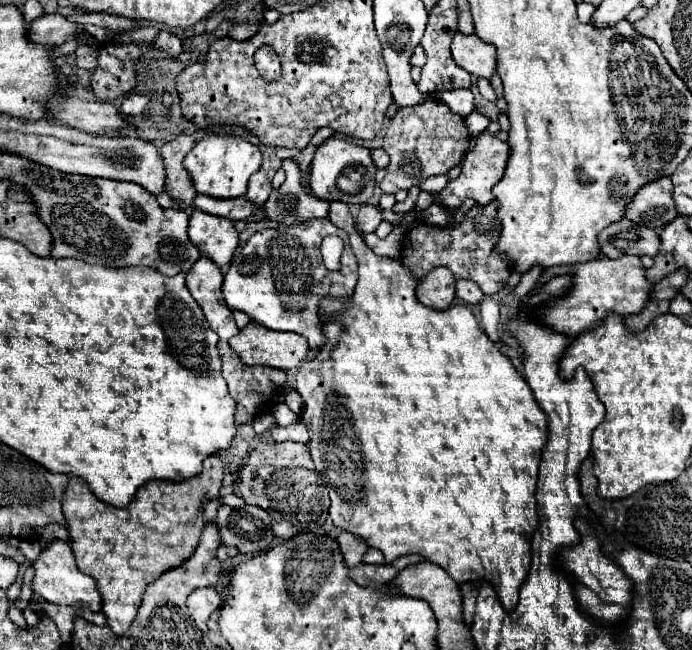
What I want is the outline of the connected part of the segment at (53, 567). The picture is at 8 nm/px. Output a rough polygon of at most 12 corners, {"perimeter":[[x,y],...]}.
{"perimeter":[[55,540],[37,558],[33,592],[53,604],[101,610],[95,580]]}

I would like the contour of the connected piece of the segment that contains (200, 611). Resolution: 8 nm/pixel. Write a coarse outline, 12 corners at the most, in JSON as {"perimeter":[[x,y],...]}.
{"perimeter":[[213,586],[193,590],[187,608],[201,632],[221,606]]}

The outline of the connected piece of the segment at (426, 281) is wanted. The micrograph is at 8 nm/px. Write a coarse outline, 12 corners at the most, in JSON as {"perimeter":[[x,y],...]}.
{"perimeter":[[445,266],[419,284],[419,300],[447,310],[455,300],[455,276]]}

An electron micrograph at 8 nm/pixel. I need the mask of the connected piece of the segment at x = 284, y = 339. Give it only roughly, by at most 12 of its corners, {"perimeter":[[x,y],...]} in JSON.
{"perimeter":[[249,322],[231,348],[249,366],[295,368],[309,352],[301,334]]}

